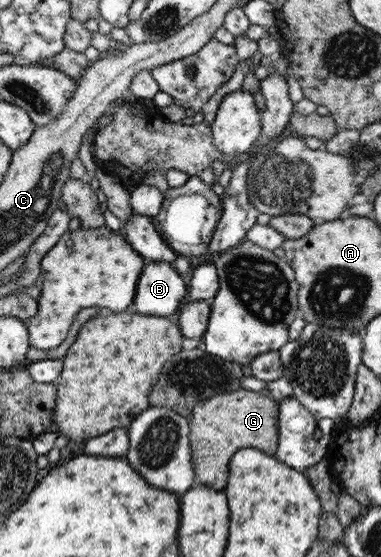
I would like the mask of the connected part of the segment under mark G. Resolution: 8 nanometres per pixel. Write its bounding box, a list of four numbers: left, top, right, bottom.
[188,388,278,491]

